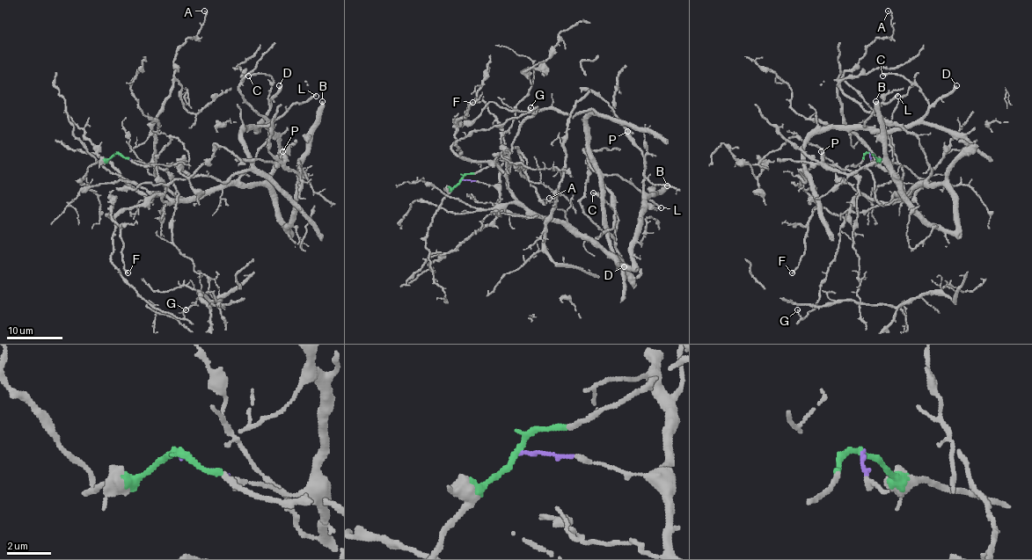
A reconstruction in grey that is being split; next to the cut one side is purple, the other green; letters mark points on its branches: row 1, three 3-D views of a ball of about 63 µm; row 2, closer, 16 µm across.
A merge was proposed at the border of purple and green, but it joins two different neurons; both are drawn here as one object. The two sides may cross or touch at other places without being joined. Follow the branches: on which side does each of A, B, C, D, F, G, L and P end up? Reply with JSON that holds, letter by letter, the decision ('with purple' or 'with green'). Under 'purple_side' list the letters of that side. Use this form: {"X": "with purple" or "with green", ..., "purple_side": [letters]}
{"A": "with purple", "B": "with purple", "C": "with green", "D": "with green", "F": "with purple", "G": "with purple", "L": "with green", "P": "with purple", "purple_side": ["A", "B", "F", "G", "P"]}

